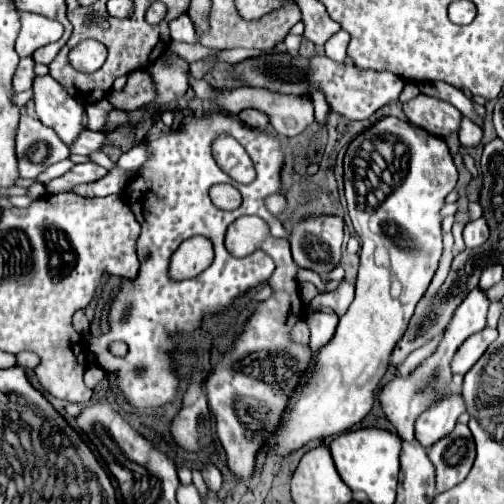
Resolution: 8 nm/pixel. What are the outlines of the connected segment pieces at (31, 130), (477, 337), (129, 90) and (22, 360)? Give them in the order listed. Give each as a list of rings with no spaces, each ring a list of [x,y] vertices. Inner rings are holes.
[[[23,114],[15,138],[21,178],[37,178],[51,164],[69,158],[69,146],[41,120]]]
[[[483,328],[481,332],[469,336],[461,346],[459,350],[455,352],[453,356],[453,362],[451,362],[451,372],[453,374],[465,374],[481,356],[483,352],[487,350],[487,346],[497,338],[497,330],[495,328]]]
[[[139,70],[139,72],[131,72],[123,92],[113,90],[109,98],[113,104],[117,104],[119,110],[131,112],[141,108],[143,104],[151,104],[151,100],[157,98],[157,88],[155,82],[151,80],[151,74],[147,70]]]
[[[19,352],[17,354],[17,364],[23,368],[37,368],[39,366],[39,356],[35,352]]]

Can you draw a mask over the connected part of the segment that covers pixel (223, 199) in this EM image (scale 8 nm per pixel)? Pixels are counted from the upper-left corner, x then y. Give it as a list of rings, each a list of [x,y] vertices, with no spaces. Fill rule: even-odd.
[[[215,184],[209,190],[209,196],[217,208],[223,208],[223,210],[239,208],[239,190],[233,188],[231,184]]]

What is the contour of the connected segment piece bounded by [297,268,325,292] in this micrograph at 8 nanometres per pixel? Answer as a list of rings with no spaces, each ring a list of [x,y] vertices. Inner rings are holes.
[[[300,268],[297,274],[297,280],[299,282],[311,282],[317,288],[319,288],[319,292],[323,292],[323,288],[325,288],[325,284],[323,284],[323,280],[321,280],[321,276],[317,276],[316,272],[313,272],[309,269]]]

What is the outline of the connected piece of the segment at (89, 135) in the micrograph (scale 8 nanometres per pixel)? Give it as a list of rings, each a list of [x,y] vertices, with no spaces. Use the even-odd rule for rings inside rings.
[[[85,130],[83,136],[79,140],[75,140],[75,144],[71,146],[73,154],[83,154],[83,156],[89,156],[97,150],[103,150],[107,142],[107,134],[105,132],[91,132],[91,130]]]

